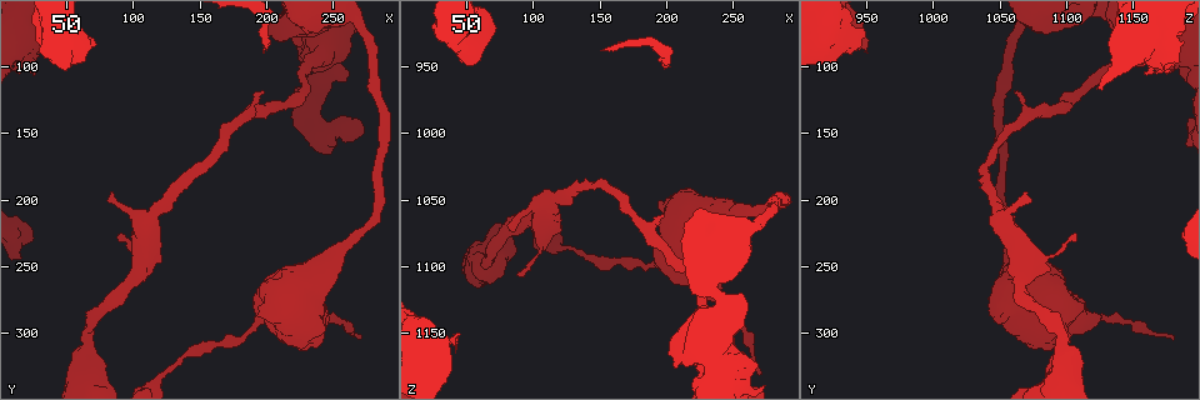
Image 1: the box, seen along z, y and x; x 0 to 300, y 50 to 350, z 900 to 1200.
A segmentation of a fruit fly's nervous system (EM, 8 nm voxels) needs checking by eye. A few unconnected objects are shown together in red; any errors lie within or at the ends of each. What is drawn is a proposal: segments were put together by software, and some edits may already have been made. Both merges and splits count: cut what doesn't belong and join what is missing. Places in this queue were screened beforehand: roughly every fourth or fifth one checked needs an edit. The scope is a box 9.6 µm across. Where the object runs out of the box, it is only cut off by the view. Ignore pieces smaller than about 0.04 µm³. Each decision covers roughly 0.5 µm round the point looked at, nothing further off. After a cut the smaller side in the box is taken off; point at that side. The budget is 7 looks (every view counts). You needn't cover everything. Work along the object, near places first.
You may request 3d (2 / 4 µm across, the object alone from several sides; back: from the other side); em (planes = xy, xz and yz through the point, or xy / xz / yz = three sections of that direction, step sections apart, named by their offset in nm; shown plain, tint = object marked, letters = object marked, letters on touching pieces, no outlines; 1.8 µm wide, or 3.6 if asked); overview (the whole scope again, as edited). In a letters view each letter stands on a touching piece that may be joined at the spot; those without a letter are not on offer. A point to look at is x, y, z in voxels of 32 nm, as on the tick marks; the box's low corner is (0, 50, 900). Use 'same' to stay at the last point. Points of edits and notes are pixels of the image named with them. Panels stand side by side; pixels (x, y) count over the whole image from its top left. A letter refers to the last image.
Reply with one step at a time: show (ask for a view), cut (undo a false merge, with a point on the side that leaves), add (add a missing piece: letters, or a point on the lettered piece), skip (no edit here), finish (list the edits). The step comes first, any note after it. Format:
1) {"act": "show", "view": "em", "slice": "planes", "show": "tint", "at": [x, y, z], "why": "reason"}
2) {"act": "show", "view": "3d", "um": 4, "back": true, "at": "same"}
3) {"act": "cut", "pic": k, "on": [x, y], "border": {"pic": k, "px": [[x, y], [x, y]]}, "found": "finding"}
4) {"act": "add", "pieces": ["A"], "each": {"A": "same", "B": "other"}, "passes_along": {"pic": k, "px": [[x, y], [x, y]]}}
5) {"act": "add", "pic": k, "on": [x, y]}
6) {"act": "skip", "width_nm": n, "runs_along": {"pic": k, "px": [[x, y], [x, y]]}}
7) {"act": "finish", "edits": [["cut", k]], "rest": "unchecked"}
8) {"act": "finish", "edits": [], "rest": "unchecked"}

{"act": "show", "view": "3d", "um": 4, "back": true, "at": [232, 264, 1056], "why": "sharp bend"}

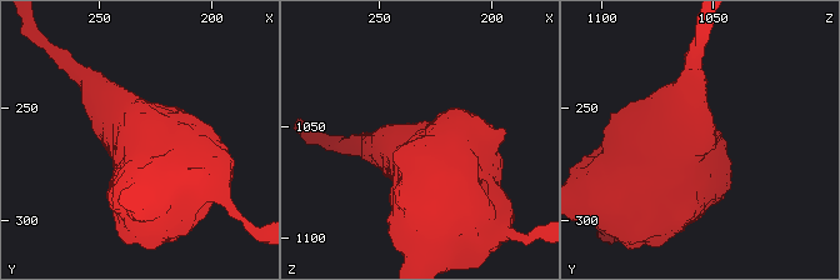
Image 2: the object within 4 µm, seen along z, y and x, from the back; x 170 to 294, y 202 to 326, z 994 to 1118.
{"act": "show", "view": "em", "um": 3.6, "slice": "planes", "show": "letters", "at": "same", "why": "now the EM"}

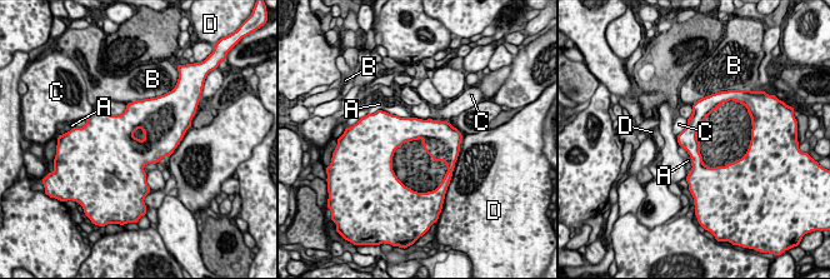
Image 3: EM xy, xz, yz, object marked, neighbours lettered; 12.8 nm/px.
{"act": "skip", "each": {"A": "other", "B": "other", "C": "other", "D": "other"}, "border": {"pic": 3, "px": [[688, 119], [686, 126], [676, 136]]}, "found": "all the same neuron"}

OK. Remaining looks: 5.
{"act": "show", "view": "em", "um": 3.6, "slice": "yz", "step": 8, "show": "letters", "at": [198, 286, 1098], "why": "sudden change in width"}

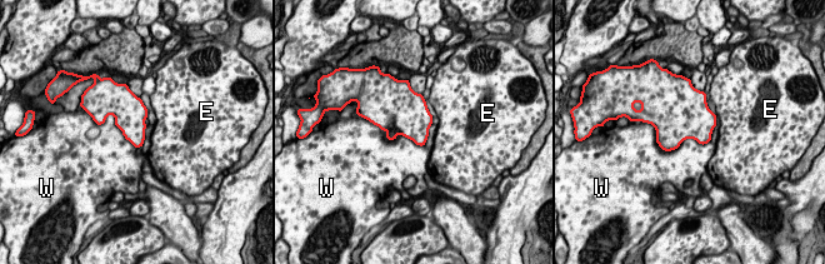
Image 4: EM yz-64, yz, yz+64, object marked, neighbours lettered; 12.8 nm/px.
{"act": "skip", "width_nm": 360, "each": {"E": "other", "W": "other"}, "found": "one neuron here"}

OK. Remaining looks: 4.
{"act": "show", "view": "em", "slice": "planes", "show": "letters", "at": [16, 100, 1172], "why": "closes a loop"}

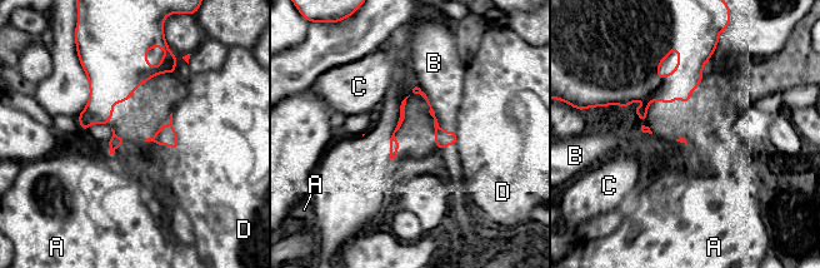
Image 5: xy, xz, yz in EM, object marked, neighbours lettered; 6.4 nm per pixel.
{"act": "skip", "longest_contact_nm": ["B", 420], "each": {"A": "other", "B": "other", "C": "other", "D": "other"}, "runs_along": {"pic": 5, "px": [[415, 89], [426, 99], [438, 129], [453, 142]]}, "found": "one neuron here"}

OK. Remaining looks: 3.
{"act": "finish", "edits": [], "rest": "unchecked"}

